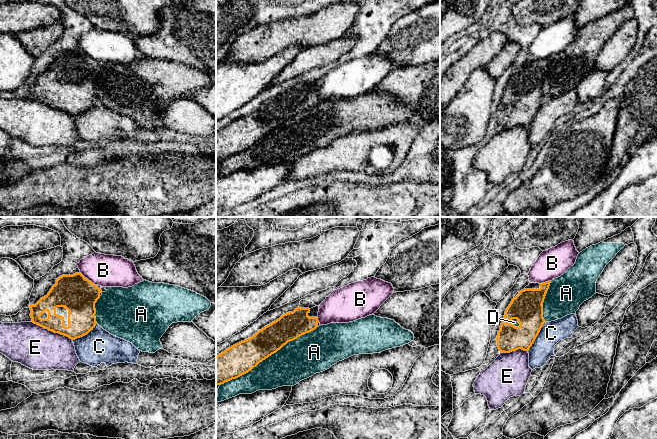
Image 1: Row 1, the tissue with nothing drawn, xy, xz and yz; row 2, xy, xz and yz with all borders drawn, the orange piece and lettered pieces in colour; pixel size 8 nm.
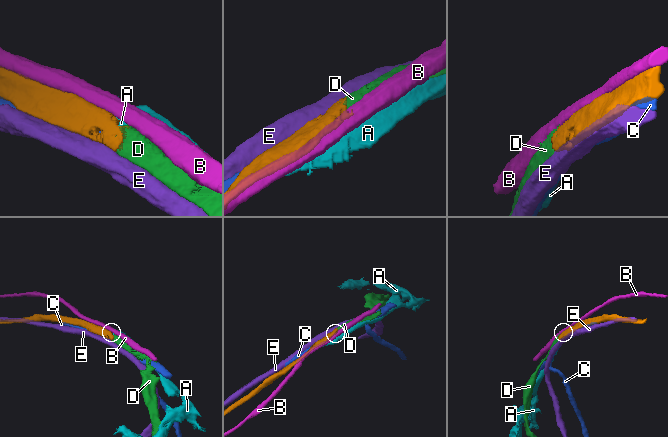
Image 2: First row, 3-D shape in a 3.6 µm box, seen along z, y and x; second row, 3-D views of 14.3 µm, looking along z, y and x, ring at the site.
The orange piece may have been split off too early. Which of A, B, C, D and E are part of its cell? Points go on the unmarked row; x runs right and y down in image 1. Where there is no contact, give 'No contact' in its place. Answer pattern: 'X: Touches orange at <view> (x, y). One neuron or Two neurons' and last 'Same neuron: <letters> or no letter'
A: Touches orange at xz (268, 132). Two neurons
B: Touches orange at xy (87, 55). Two neurons
C: Touches orange at yz (536, 112). Two neurons
D: Touches orange at yz (510, 99). One neuron
E: Touches orange at xy (52, 107). Two neurons
Same neuron: D

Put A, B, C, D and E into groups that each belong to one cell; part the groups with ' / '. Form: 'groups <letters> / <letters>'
groups A / B / C / D / E

